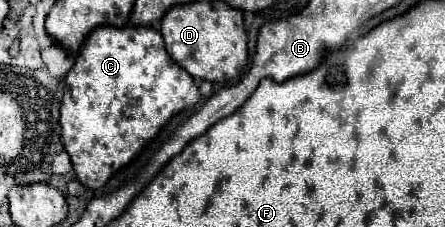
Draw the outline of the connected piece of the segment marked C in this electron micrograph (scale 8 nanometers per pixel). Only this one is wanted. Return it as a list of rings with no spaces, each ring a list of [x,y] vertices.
[[[98,26],[94,28],[76,54],[72,70],[64,78],[64,96],[60,106],[62,144],[70,154],[78,180],[88,188],[102,188],[108,178],[128,164],[148,140],[170,120],[170,116],[192,108],[200,100],[194,78],[178,66],[166,52],[164,38],[150,26]]]

